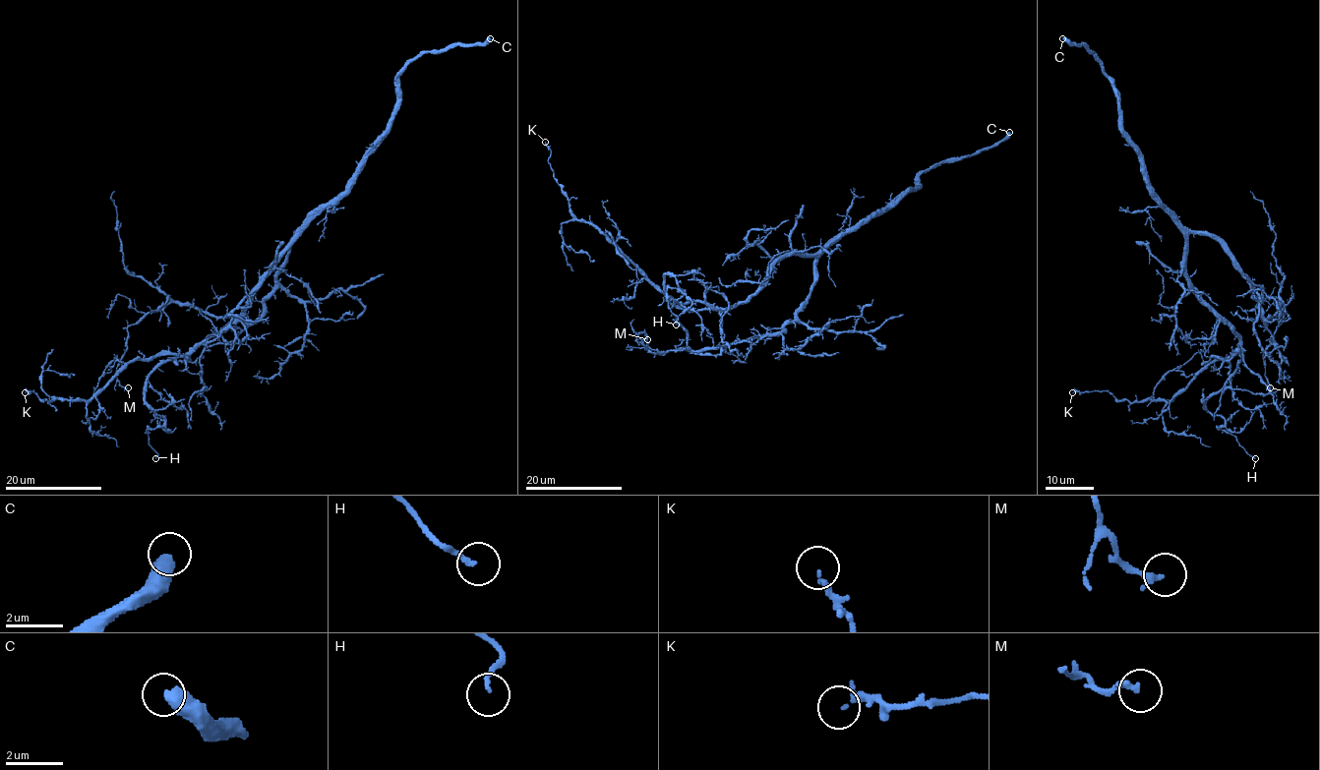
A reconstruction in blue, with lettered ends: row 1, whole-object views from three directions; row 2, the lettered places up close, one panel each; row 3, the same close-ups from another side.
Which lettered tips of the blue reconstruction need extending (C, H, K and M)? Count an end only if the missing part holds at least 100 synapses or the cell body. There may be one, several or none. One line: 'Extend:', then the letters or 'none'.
Extend: C

